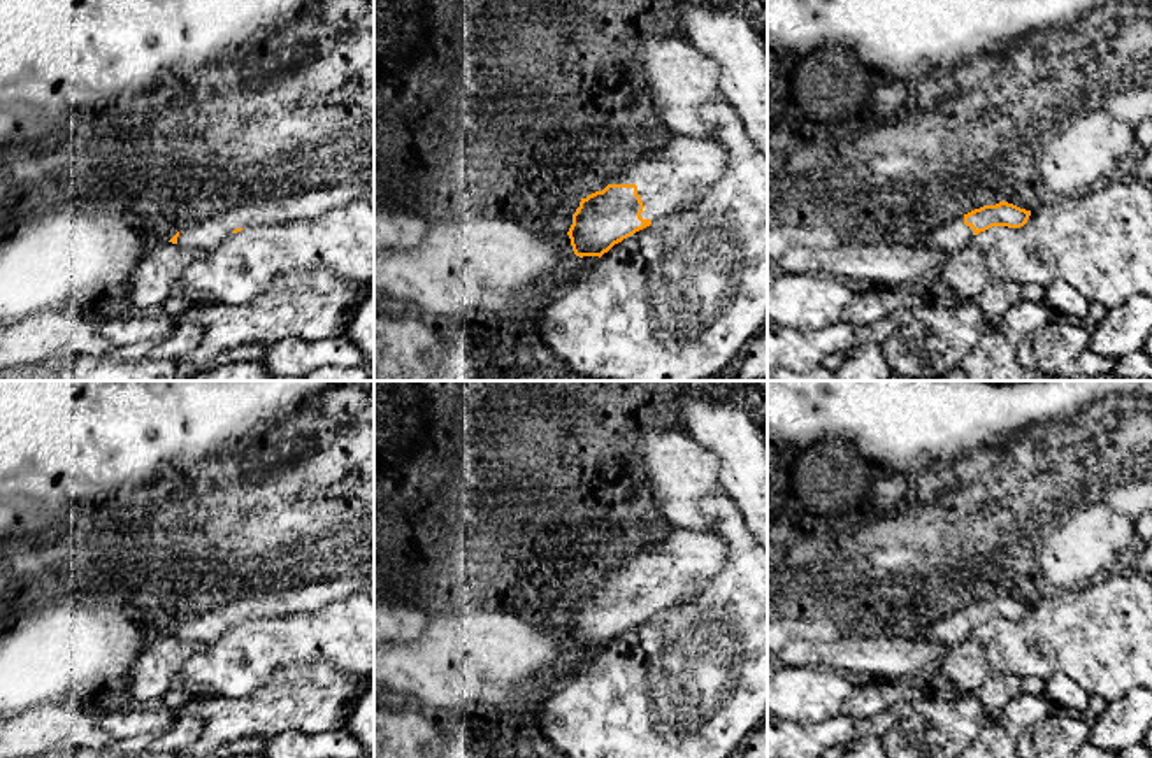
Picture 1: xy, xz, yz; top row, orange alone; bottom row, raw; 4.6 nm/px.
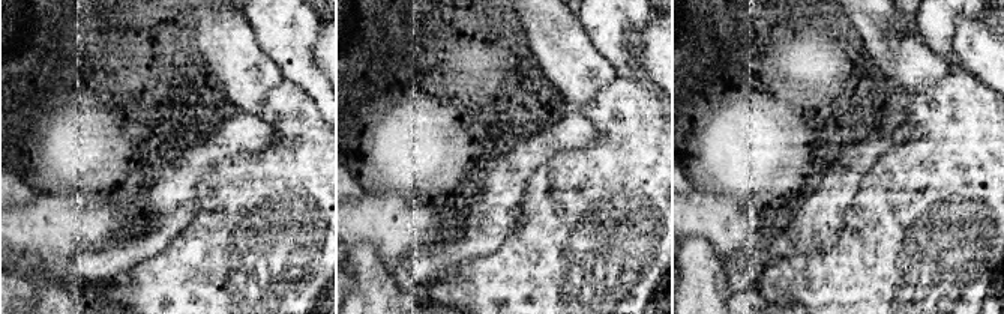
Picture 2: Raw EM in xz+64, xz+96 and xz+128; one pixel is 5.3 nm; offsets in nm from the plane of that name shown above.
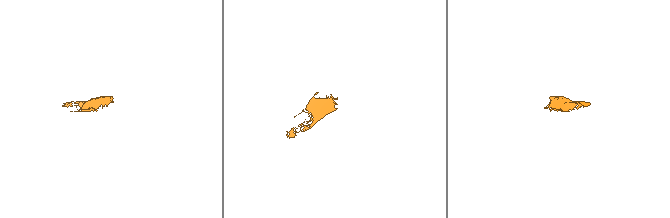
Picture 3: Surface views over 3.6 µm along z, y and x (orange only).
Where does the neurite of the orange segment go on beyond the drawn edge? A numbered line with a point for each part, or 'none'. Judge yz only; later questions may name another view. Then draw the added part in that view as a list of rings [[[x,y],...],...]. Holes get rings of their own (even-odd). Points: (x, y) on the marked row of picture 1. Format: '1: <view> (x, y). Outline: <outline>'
1: yz (952, 235). Outline: [[[959,216],[938,230],[931,233],[929,244],[931,247],[941,249],[945,253],[952,253],[966,247],[973,239],[971,226],[964,225],[964,216]]]

